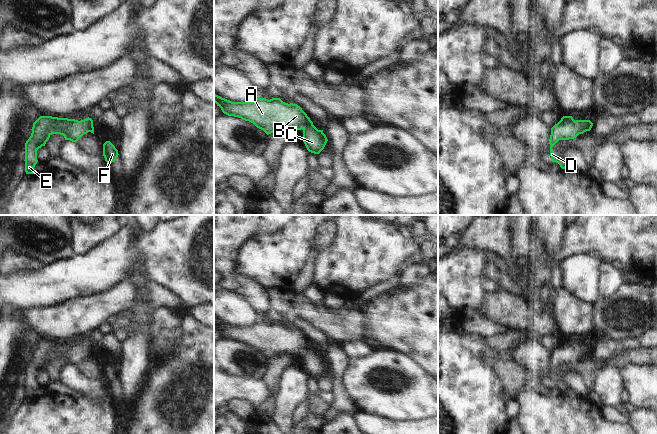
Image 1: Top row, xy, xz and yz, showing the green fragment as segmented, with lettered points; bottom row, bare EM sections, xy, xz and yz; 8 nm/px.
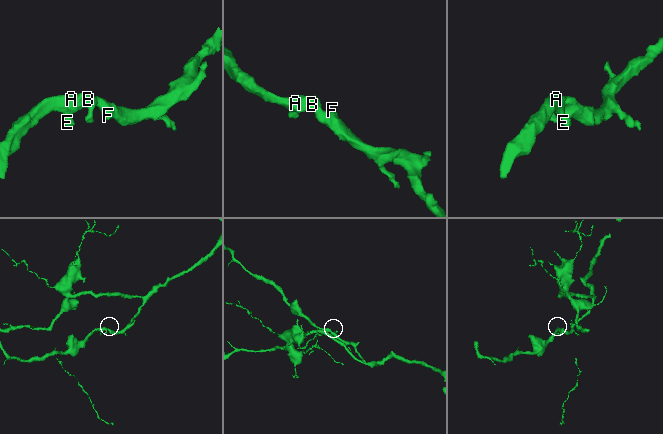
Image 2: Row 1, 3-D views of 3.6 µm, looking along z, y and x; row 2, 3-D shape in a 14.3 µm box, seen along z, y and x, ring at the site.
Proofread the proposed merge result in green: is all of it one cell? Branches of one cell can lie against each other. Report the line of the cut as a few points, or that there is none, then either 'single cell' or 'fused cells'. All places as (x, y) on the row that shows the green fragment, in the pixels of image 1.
no cut; single cell

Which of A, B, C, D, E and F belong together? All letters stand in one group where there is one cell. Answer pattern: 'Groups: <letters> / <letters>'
Groups: A B C D E F.

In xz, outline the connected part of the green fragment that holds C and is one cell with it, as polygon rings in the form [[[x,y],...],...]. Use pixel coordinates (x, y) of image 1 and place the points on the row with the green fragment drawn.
[[[214,94],[214,102],[228,116],[253,123],[267,135],[280,130],[303,130],[307,150],[319,154],[328,139],[318,130],[300,106],[285,103],[280,98],[256,98],[252,102],[232,102]]]

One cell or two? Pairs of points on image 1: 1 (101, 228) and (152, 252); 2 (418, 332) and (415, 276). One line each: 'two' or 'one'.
1: two
2: two

